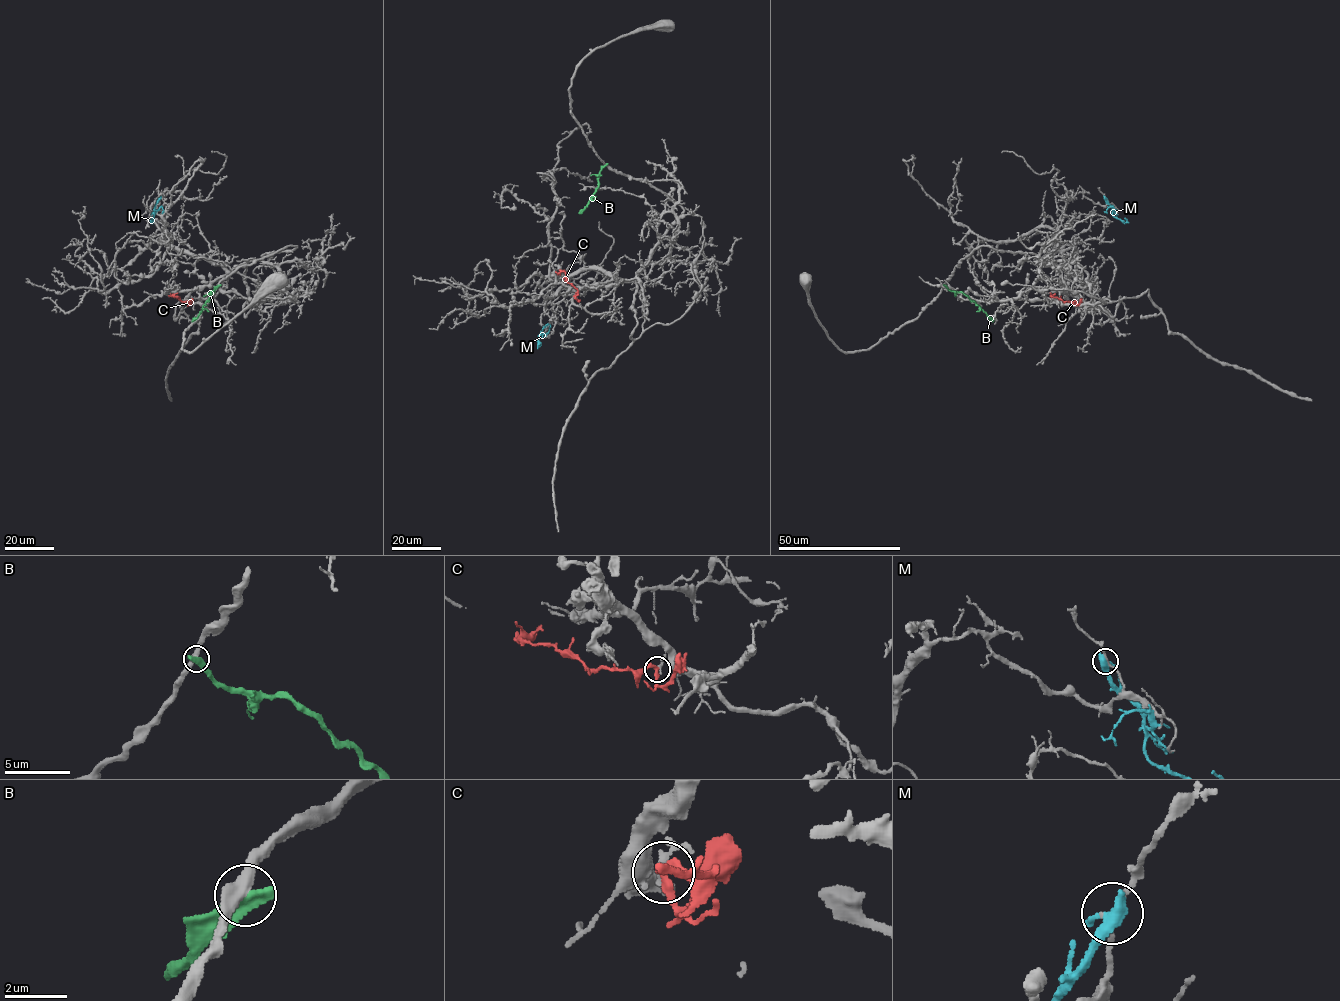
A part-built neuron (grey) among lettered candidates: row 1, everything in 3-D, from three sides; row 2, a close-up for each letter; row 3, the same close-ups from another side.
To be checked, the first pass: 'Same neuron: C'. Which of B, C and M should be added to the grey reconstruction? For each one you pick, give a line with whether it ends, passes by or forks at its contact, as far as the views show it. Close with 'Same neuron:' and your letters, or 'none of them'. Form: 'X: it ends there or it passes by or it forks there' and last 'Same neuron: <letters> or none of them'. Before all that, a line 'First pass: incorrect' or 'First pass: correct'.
First pass: incorrect
Same neuron: none of them

